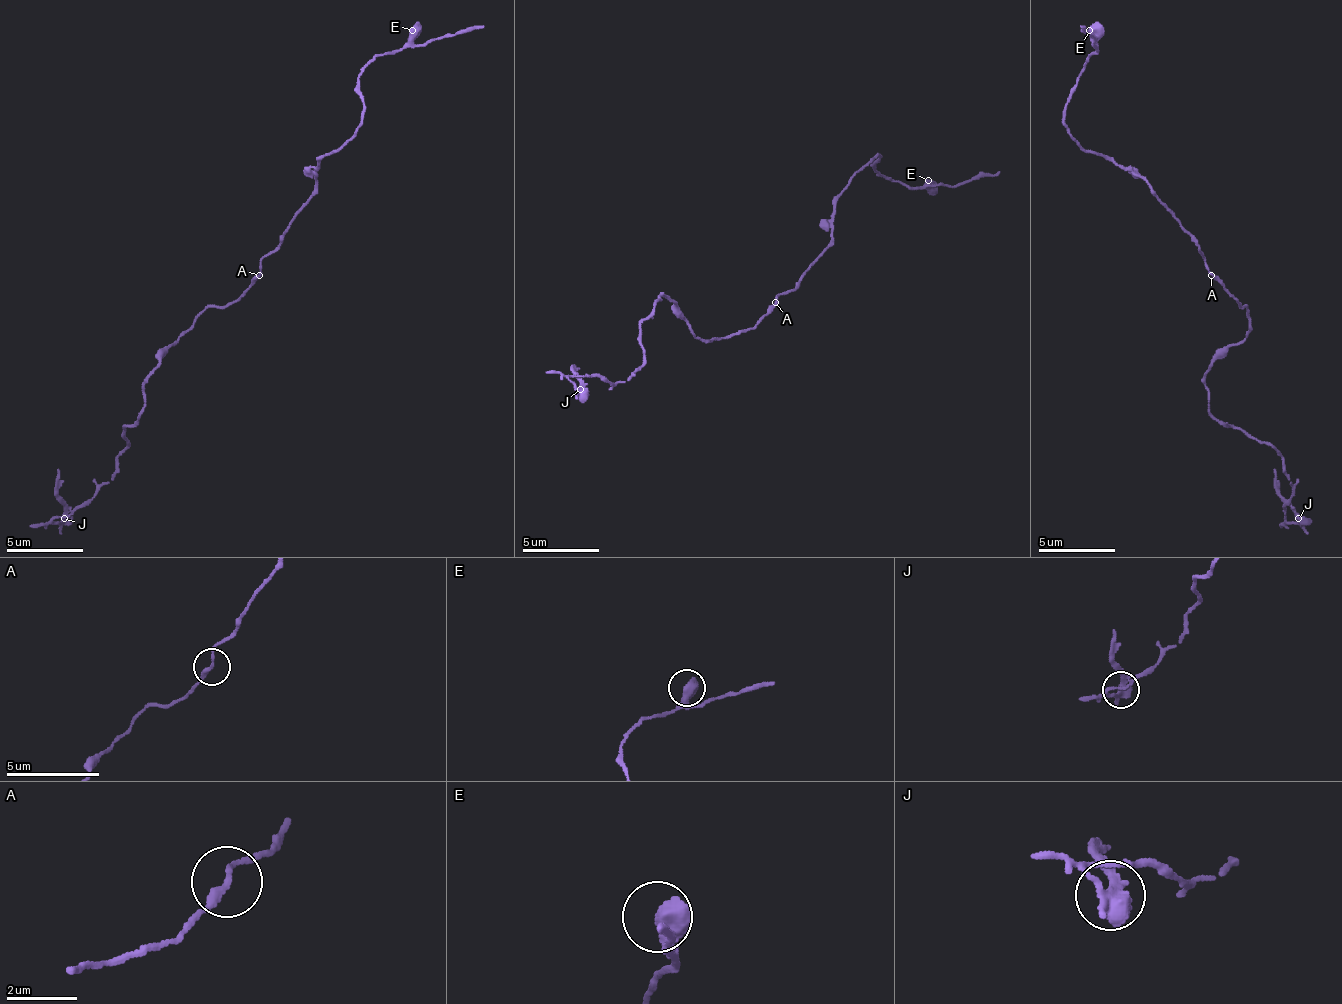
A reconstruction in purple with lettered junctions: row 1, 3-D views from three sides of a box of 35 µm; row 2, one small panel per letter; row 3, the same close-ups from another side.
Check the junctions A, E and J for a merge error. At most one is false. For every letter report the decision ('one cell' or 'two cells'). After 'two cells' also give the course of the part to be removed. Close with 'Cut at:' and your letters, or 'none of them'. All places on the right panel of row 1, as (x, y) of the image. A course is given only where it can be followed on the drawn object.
A: one cell
E: one cell
J: two cells; foreign part runs (1299, 519), (1272, 470)
Cut at: J

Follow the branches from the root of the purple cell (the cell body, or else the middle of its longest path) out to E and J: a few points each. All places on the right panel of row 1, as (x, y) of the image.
E: (1211, 271), (1196, 240), (1139, 175), (1089, 152), (1070, 133), (1066, 99), (1097, 49), (1089, 30)
J: (1211, 271), (1246, 305), (1250, 332), (1204, 378), (1208, 408), (1276, 450), (1292, 481), (1284, 508), (1299, 519)

